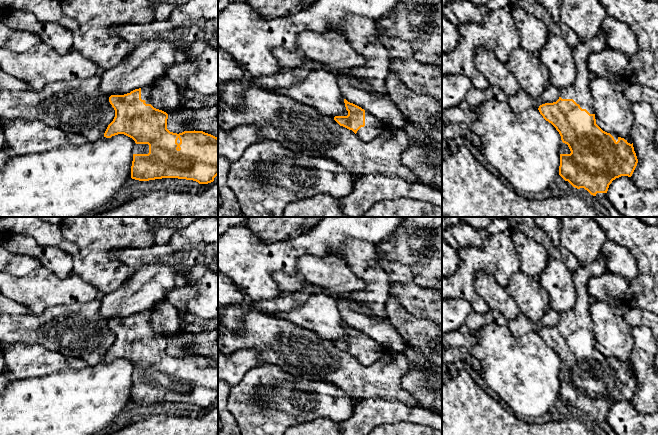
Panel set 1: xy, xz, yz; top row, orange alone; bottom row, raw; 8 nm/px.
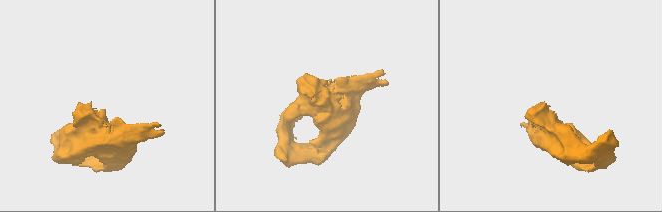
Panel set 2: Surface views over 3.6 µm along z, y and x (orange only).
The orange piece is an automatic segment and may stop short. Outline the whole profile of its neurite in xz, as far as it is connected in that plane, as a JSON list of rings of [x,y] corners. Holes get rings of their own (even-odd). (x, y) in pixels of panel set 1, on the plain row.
[[[344,323],[344,327],[348,339],[335,340],[334,344],[340,350],[352,354],[361,364],[370,366],[386,353],[387,349],[371,337],[346,323]]]

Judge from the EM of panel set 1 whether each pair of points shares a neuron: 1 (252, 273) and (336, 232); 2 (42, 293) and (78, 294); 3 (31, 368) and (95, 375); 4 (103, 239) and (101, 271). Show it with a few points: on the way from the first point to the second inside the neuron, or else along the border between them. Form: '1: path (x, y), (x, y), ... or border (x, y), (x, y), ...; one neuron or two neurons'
1: path (273, 257), (297, 251), (305, 243), (315, 241); one neuron
2: path (51, 293), (69, 293); one neuron
3: border (77, 367), (63, 367), (42, 376), (31, 377); two neurons
4: path (103, 247), (103, 263); one neuron

